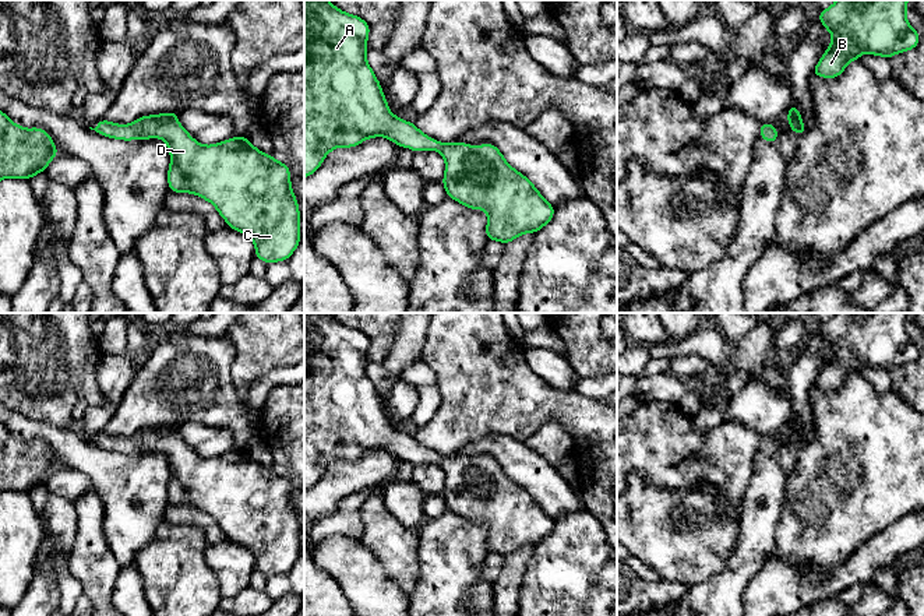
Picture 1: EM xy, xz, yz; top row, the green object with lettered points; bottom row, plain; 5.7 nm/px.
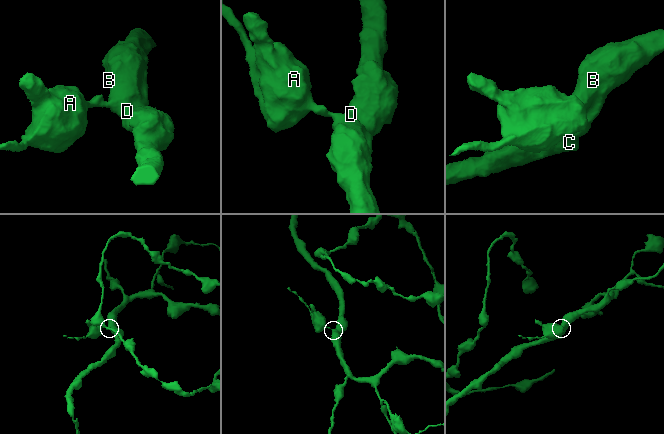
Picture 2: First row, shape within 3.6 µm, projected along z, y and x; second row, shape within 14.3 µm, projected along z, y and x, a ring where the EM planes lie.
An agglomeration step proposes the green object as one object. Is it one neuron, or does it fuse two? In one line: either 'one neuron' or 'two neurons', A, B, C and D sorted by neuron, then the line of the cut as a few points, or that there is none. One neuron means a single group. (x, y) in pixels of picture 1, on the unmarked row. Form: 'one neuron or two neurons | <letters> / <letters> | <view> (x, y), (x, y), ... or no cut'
one neuron | A B C D | no cut

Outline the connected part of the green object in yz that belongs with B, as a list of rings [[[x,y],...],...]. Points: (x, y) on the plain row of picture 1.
[[[836,313],[829,321],[821,323],[818,332],[832,346],[828,363],[819,372],[811,388],[824,391],[839,390],[853,373],[860,373],[861,366],[884,369],[917,360],[918,345],[910,339],[906,325],[909,313]]]

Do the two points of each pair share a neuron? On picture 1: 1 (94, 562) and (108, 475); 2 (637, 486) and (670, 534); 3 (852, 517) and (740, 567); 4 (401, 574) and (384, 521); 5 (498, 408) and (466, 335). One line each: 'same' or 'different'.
1: different
2: same
3: different
4: same
5: same

